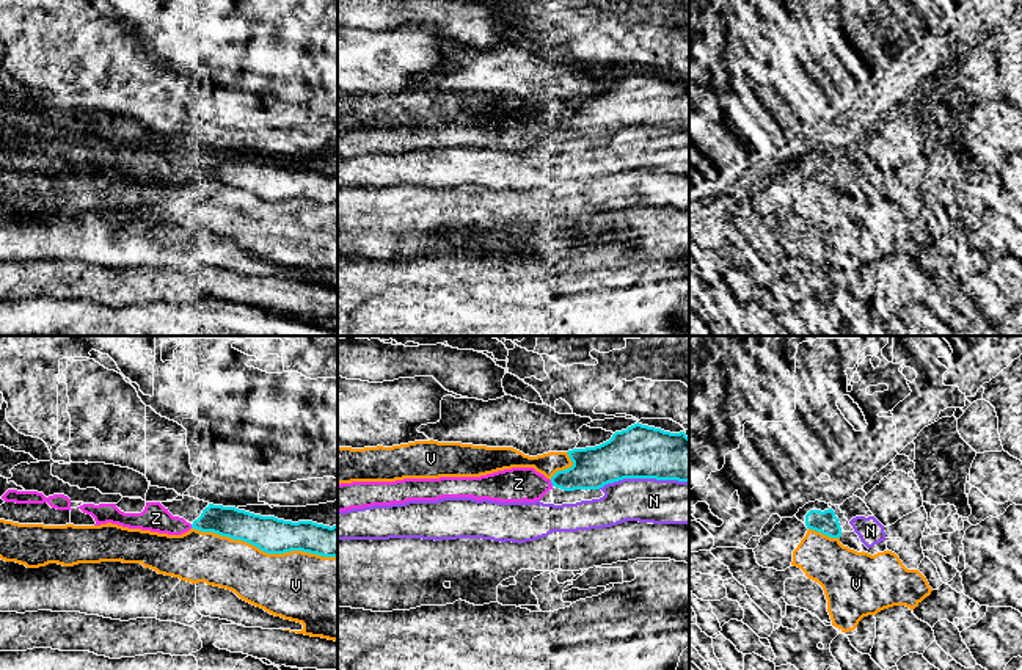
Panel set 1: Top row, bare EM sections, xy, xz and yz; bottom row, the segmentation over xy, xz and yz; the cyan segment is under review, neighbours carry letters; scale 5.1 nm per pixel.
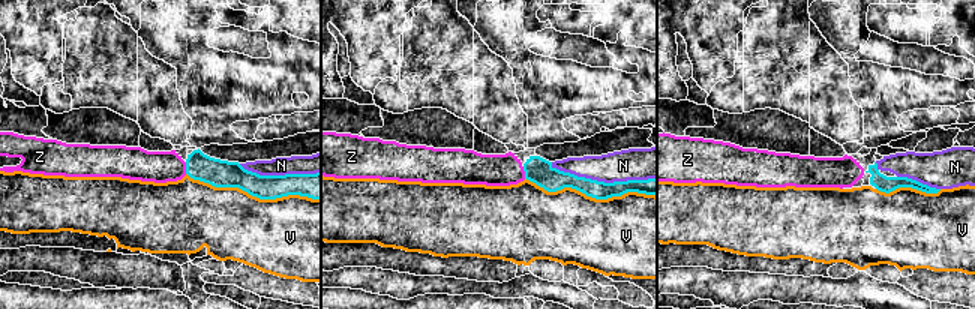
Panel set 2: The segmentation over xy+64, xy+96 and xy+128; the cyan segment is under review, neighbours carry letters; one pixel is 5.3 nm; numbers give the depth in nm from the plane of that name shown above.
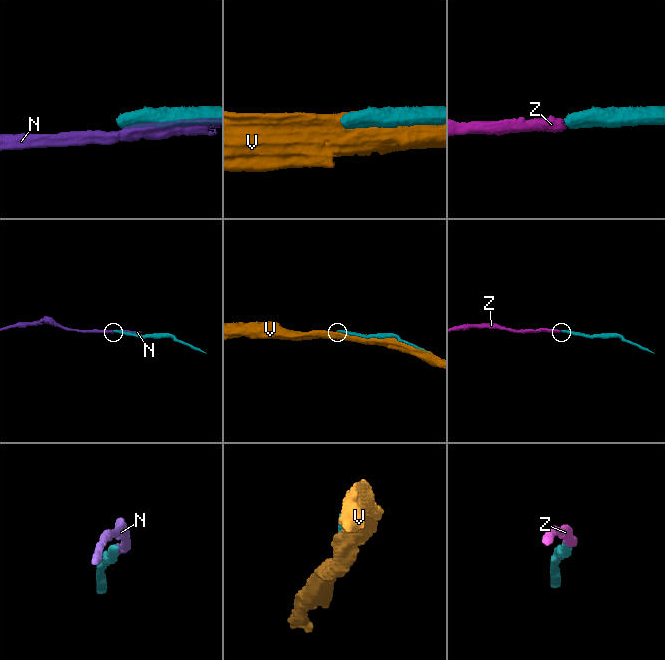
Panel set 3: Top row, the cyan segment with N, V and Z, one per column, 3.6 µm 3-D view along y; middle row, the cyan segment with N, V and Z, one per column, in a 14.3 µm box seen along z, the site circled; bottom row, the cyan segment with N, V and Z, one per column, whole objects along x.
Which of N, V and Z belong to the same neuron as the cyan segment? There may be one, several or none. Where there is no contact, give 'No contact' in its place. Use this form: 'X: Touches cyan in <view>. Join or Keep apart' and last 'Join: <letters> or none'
N: Touches cyan in xz. Keep apart
V: Touches cyan in xy. Keep apart
Z: Touches cyan in xz. Join
Join: Z

